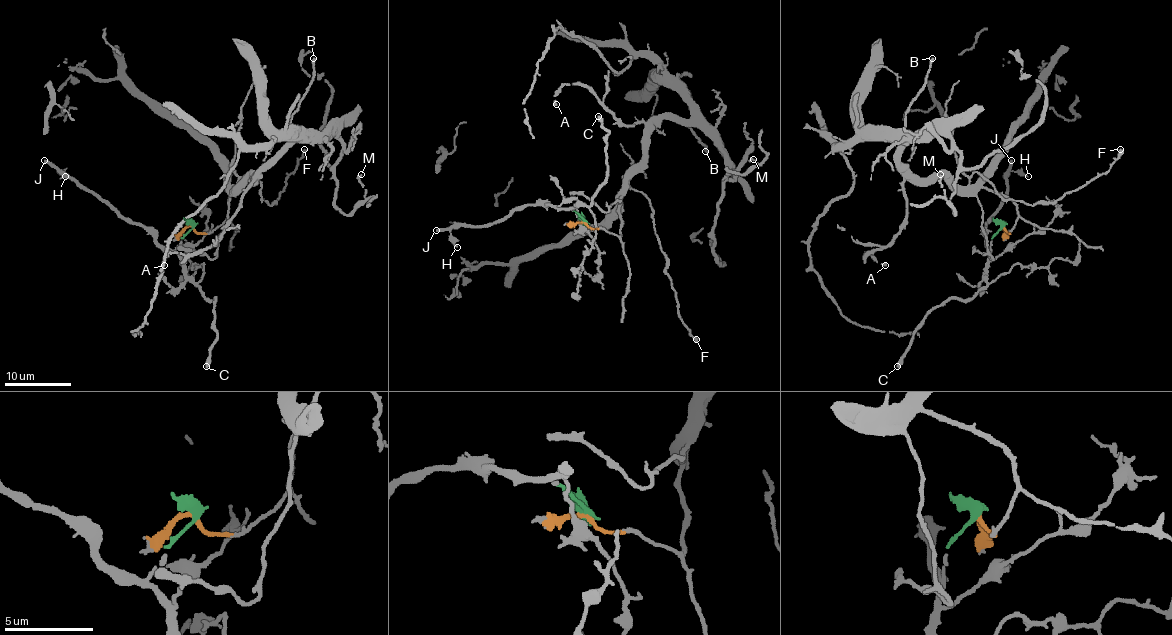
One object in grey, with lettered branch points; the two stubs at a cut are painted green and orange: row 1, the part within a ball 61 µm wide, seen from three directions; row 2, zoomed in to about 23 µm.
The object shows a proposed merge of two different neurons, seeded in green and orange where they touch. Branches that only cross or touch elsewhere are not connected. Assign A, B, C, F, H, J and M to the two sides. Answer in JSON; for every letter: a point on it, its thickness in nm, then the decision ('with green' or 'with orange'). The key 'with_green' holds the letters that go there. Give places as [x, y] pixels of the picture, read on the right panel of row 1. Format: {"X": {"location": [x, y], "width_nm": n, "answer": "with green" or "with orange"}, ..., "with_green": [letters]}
{"A": {"location": [885, 265], "width_nm": 320, "answer": "with orange"}, "B": {"location": [932, 58], "width_nm": 280, "answer": "with orange"}, "C": {"location": [897, 366], "width_nm": 440, "answer": "with green"}, "F": {"location": [1120, 149], "width_nm": 440, "answer": "with orange"}, "H": {"location": [1028, 176], "width_nm": 190, "answer": "with green"}, "J": {"location": [1011, 160], "width_nm": 360, "answer": "with green"}, "M": {"location": [940, 174], "width_nm": 240, "answer": "with orange"}, "with_green": ["C", "H", "J"]}

